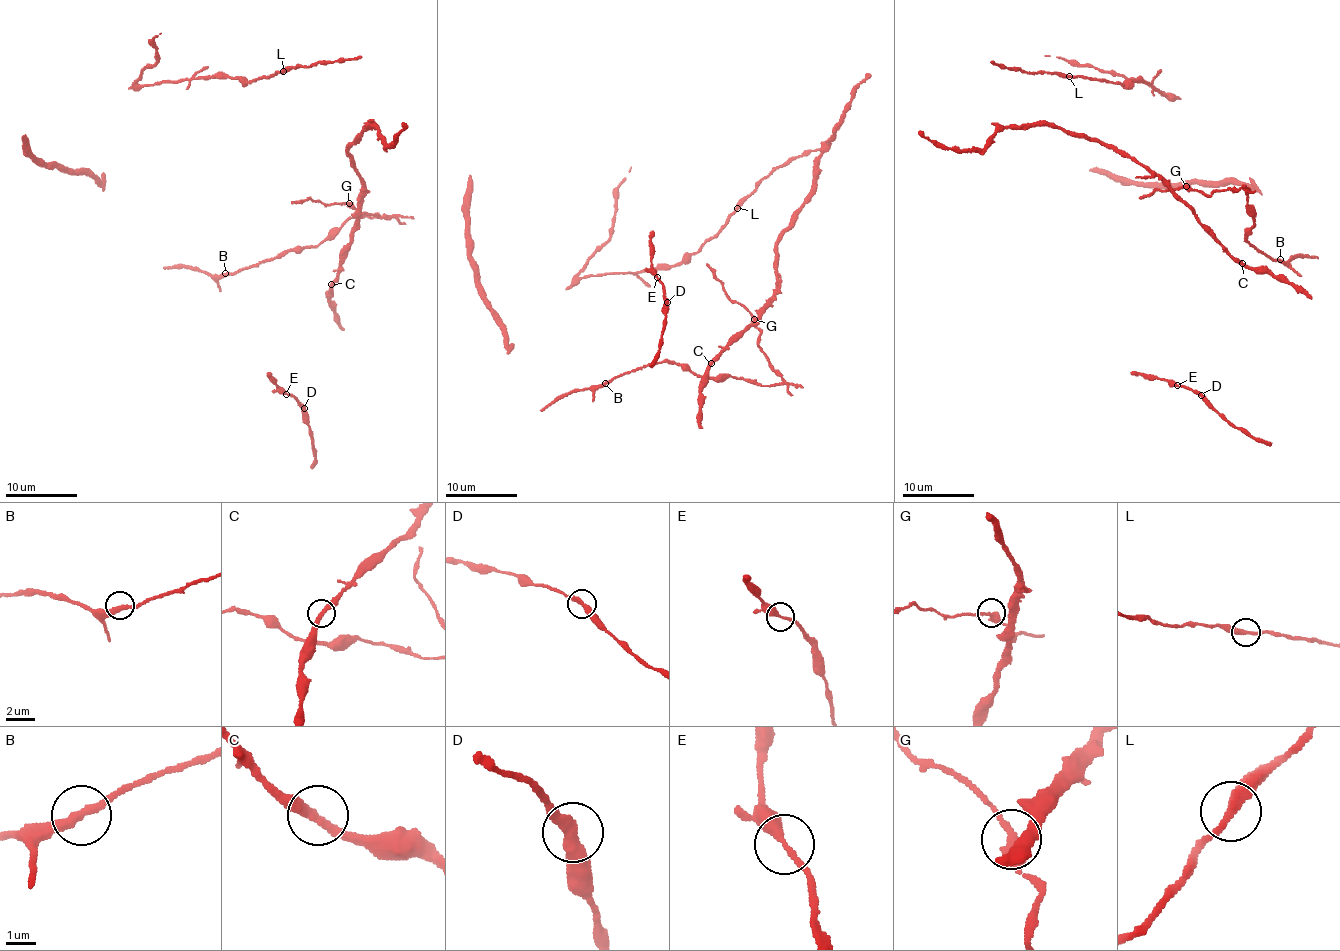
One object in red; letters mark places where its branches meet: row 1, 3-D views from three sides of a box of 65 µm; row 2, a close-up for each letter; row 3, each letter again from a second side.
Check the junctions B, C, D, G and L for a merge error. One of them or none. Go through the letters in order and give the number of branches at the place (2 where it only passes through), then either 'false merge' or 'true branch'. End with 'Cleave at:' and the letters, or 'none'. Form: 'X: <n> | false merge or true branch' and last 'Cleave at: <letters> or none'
B: 2 | true branch
C: 2 | true branch
D: 2 | true branch
G: 2 | true branch
L: 2 | true branch
Cleave at: none

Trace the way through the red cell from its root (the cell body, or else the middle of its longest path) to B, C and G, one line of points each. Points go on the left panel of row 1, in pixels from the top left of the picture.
B: (368, 119), (347, 152), (363, 190), (352, 206), (361, 216), (391, 216), (354, 216), (317, 245), (225, 273)
C: (368, 119), (372, 126), (365, 128), (347, 152), (361, 178), (361, 210), (342, 268), (331, 284)
G: (368, 119), (372, 126), (365, 128), (347, 152), (360, 176), (363, 190), (361, 202), (355, 213), (349, 203)

